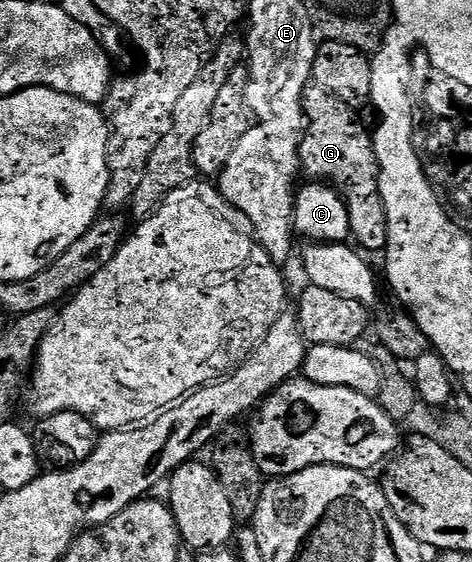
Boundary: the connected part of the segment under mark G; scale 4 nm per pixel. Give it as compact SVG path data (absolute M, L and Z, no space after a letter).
M308 85L307 89L303 91L305 129L299 144L299 165L302 173L308 174L306 176L308 179L330 184L339 191L349 212L351 238L359 241L358 245L364 251L379 250L379 252L383 252L387 248L387 217L385 216L385 204L381 200L379 191L379 161L375 155L372 131L366 130L359 123L359 118L355 114L358 113L352 107L337 100L333 95L326 94L319 86Z

